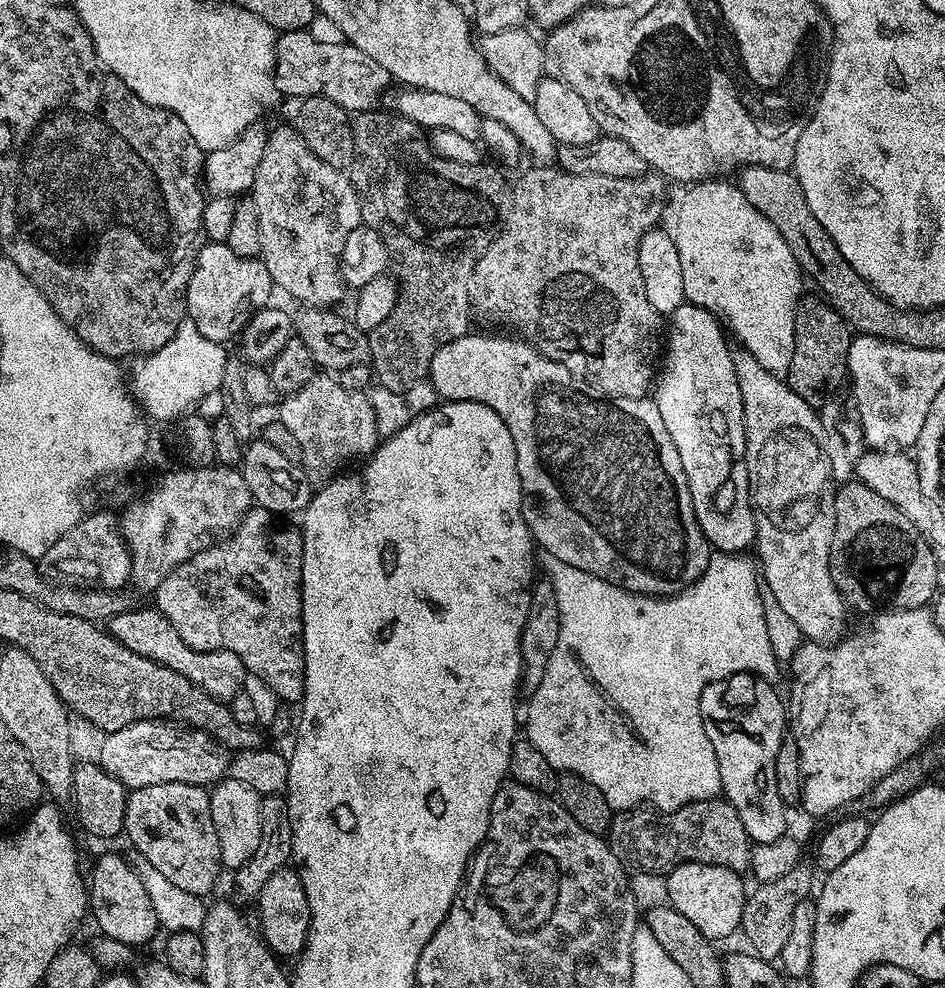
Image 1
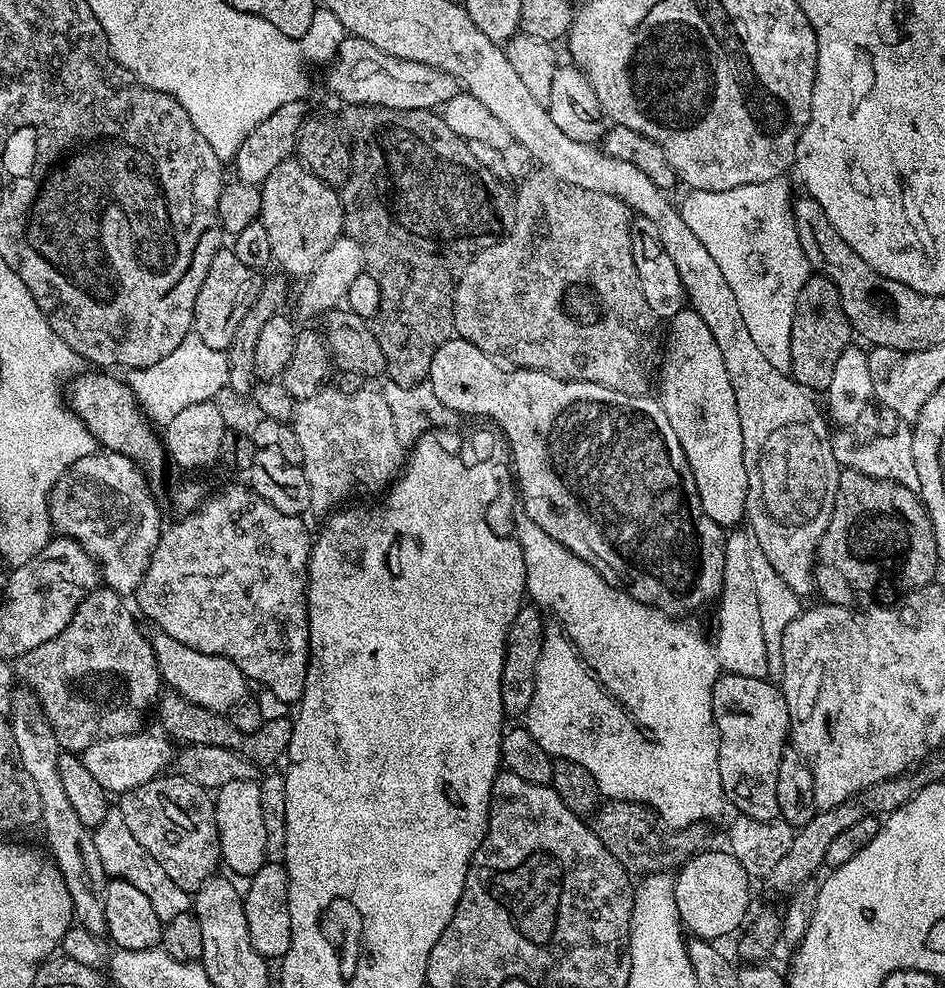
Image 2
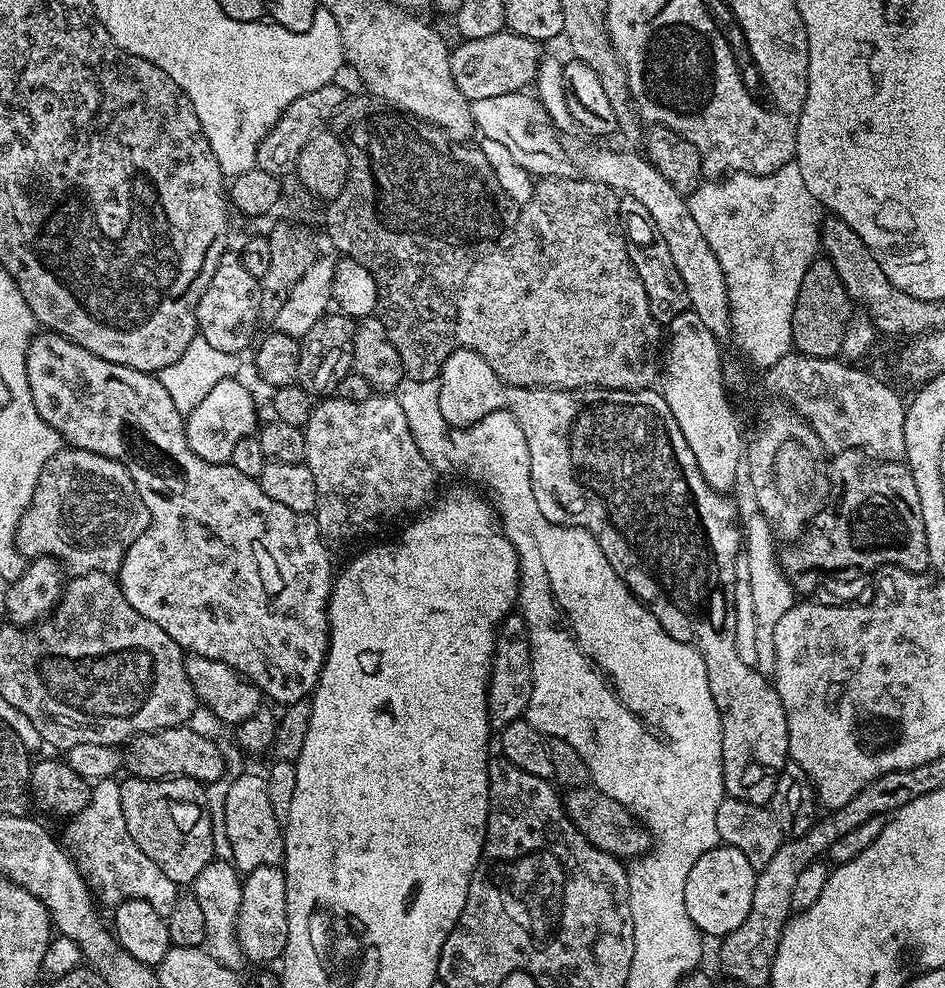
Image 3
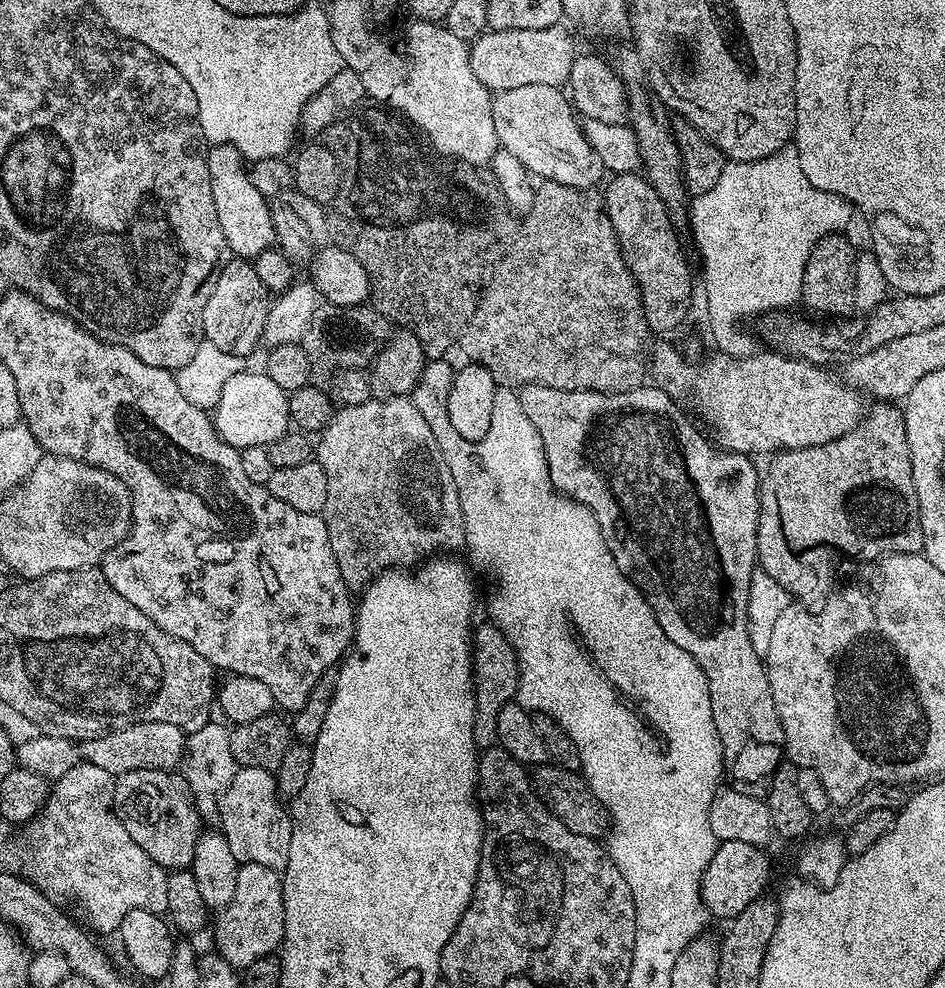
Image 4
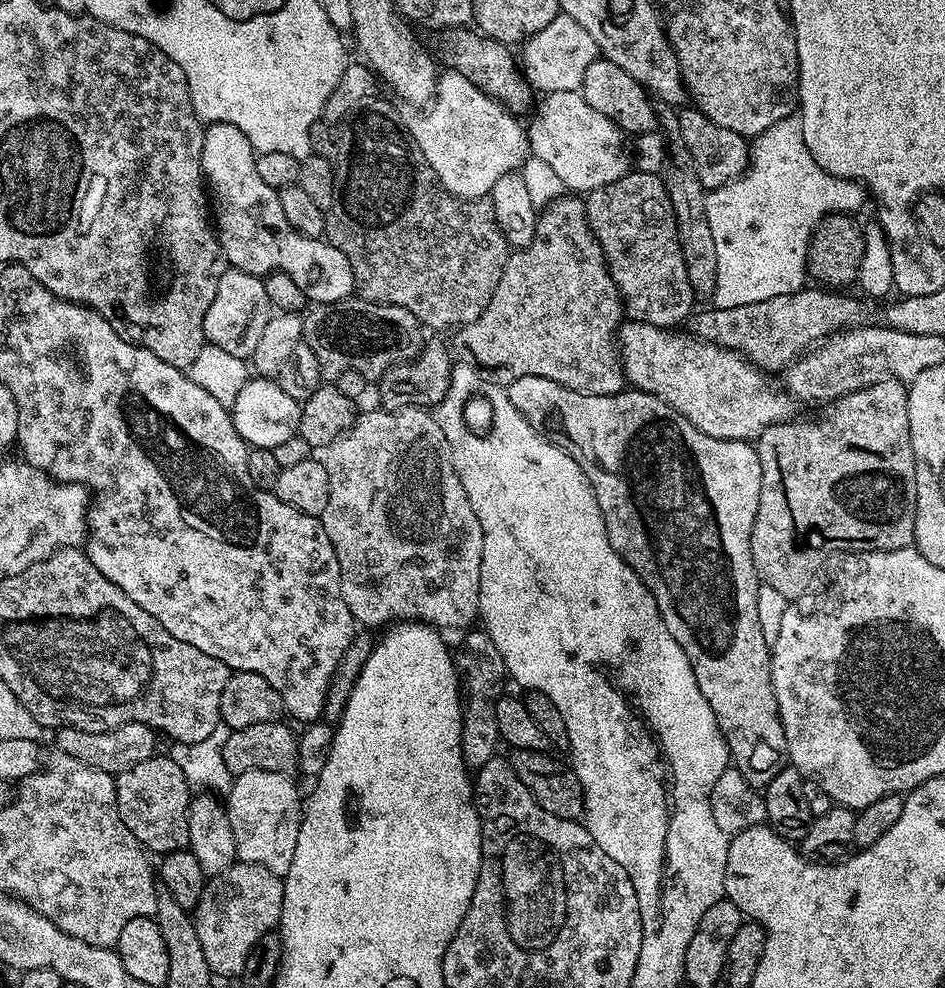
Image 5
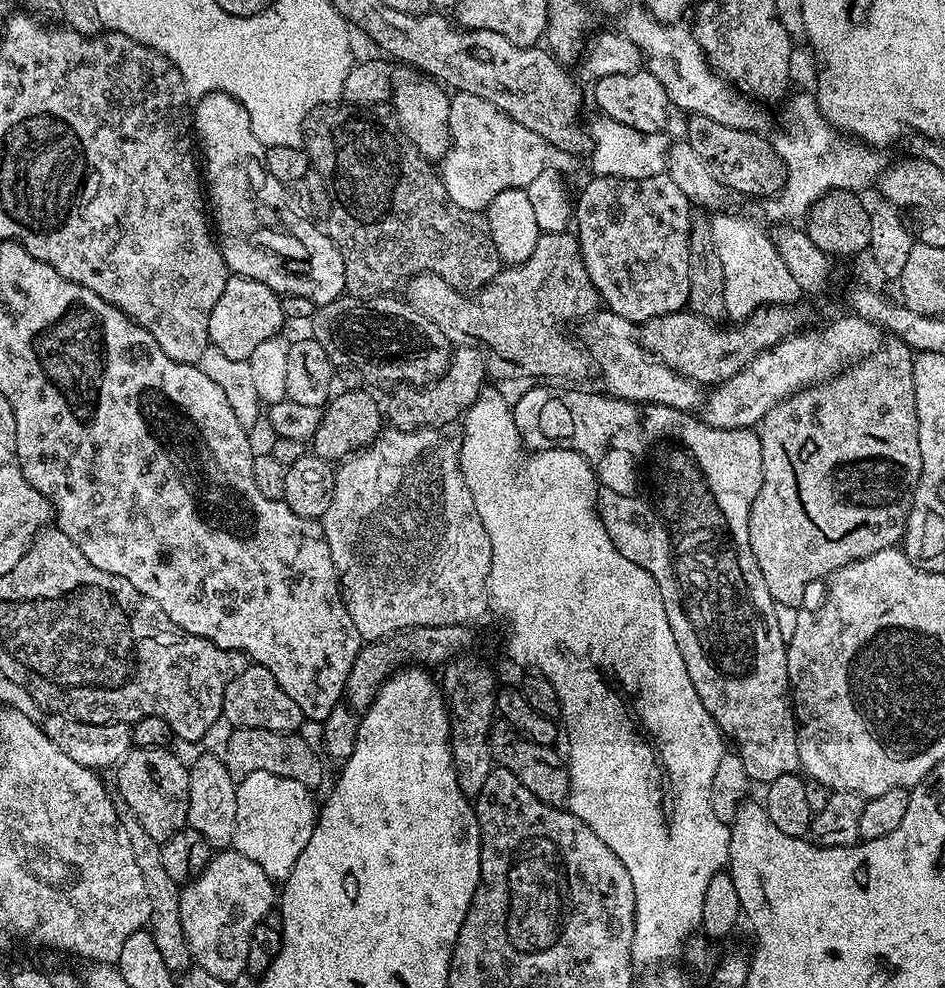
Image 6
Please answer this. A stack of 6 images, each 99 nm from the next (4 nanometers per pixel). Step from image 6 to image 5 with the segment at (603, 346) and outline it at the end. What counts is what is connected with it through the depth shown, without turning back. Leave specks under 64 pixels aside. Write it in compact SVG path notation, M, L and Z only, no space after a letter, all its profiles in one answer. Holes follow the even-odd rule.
M625 319L618 333L625 381L637 392L649 392L665 400L710 438L755 442L771 424L780 424L793 415L793 397L776 389L755 364L728 348L687 335Z

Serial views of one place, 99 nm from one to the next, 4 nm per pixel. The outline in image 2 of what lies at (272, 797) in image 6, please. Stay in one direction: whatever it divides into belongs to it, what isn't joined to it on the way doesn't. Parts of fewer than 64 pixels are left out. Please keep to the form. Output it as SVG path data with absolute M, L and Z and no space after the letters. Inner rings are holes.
M256 780L226 782L226 786L215 789L216 825L220 839L220 859L223 867L250 878L269 859L266 840L266 822L262 818L262 794Z

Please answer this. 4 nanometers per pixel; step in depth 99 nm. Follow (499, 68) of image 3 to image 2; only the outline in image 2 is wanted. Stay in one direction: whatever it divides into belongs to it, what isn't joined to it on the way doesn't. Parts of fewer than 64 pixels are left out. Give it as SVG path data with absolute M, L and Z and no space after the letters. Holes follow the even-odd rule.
M345 35L328 68L328 88L345 105L369 104L394 110L439 109L458 91L456 77L442 69L384 53L364 38Z

